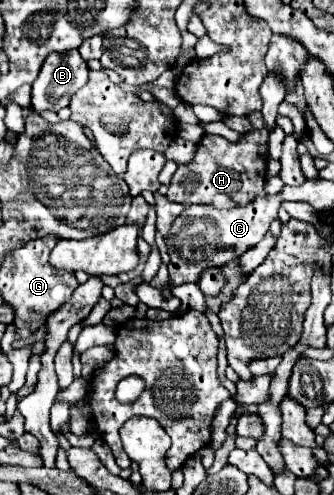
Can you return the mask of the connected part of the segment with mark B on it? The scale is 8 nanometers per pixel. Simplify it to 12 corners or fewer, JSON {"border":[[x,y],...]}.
{"border":[[78,50],[52,52],[32,84],[32,108],[58,112],[88,82]]}

